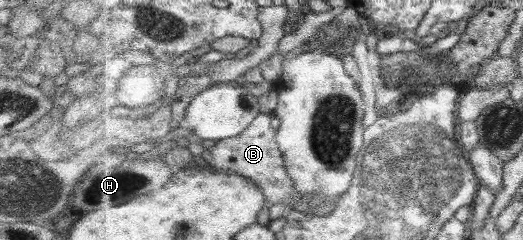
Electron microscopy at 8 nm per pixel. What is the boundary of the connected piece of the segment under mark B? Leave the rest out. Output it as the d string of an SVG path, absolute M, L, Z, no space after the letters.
M262 113L244 134L219 141L204 153L207 162L220 172L237 172L249 177L265 192L268 202L273 205L285 204L290 209L302 204L304 195L296 188L297 181L290 175L285 154L282 152L278 135L279 129L272 126L273 113Z

